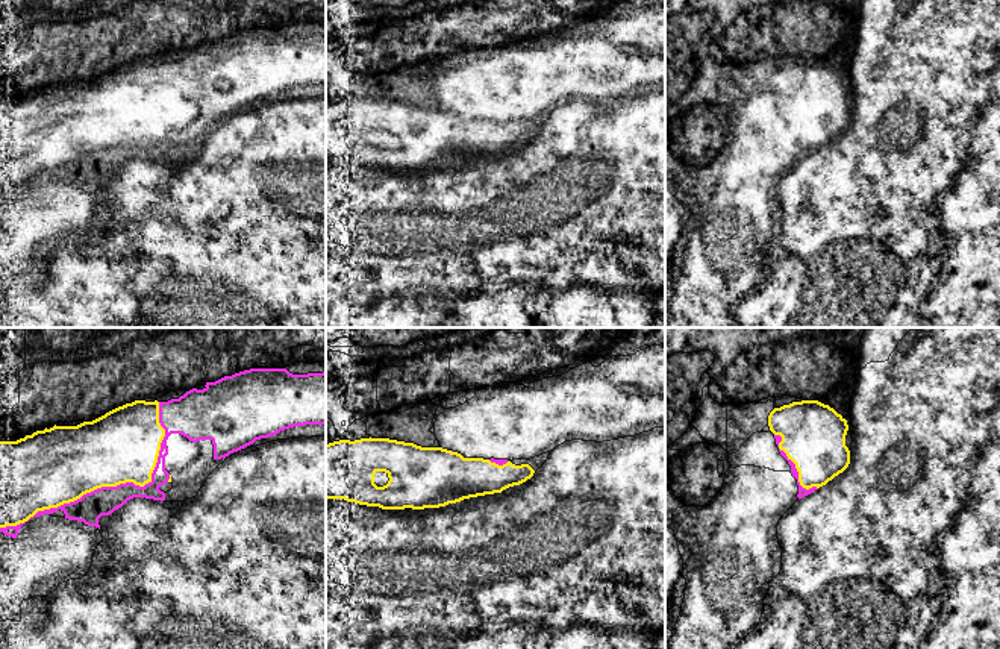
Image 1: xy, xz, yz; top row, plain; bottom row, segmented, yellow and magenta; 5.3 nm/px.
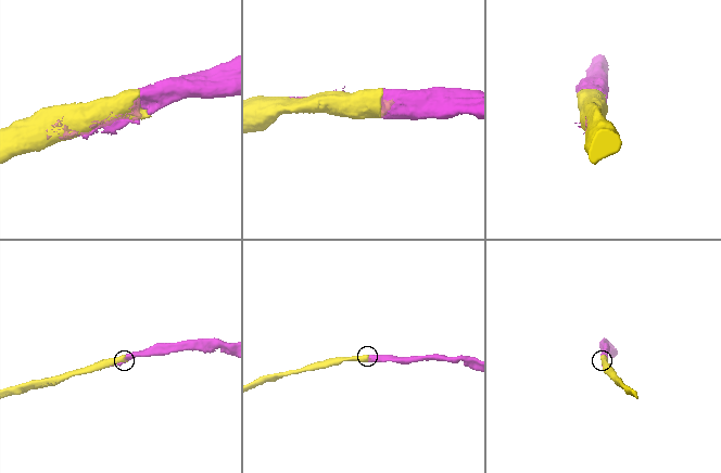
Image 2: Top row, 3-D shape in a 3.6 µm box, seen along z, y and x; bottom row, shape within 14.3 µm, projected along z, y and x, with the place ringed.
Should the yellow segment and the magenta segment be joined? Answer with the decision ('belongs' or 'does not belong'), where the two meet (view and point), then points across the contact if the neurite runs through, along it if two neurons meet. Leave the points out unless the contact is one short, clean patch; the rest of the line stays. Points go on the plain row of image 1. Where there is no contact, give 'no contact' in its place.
belongs; meets yellow in xy at (114, 146)

